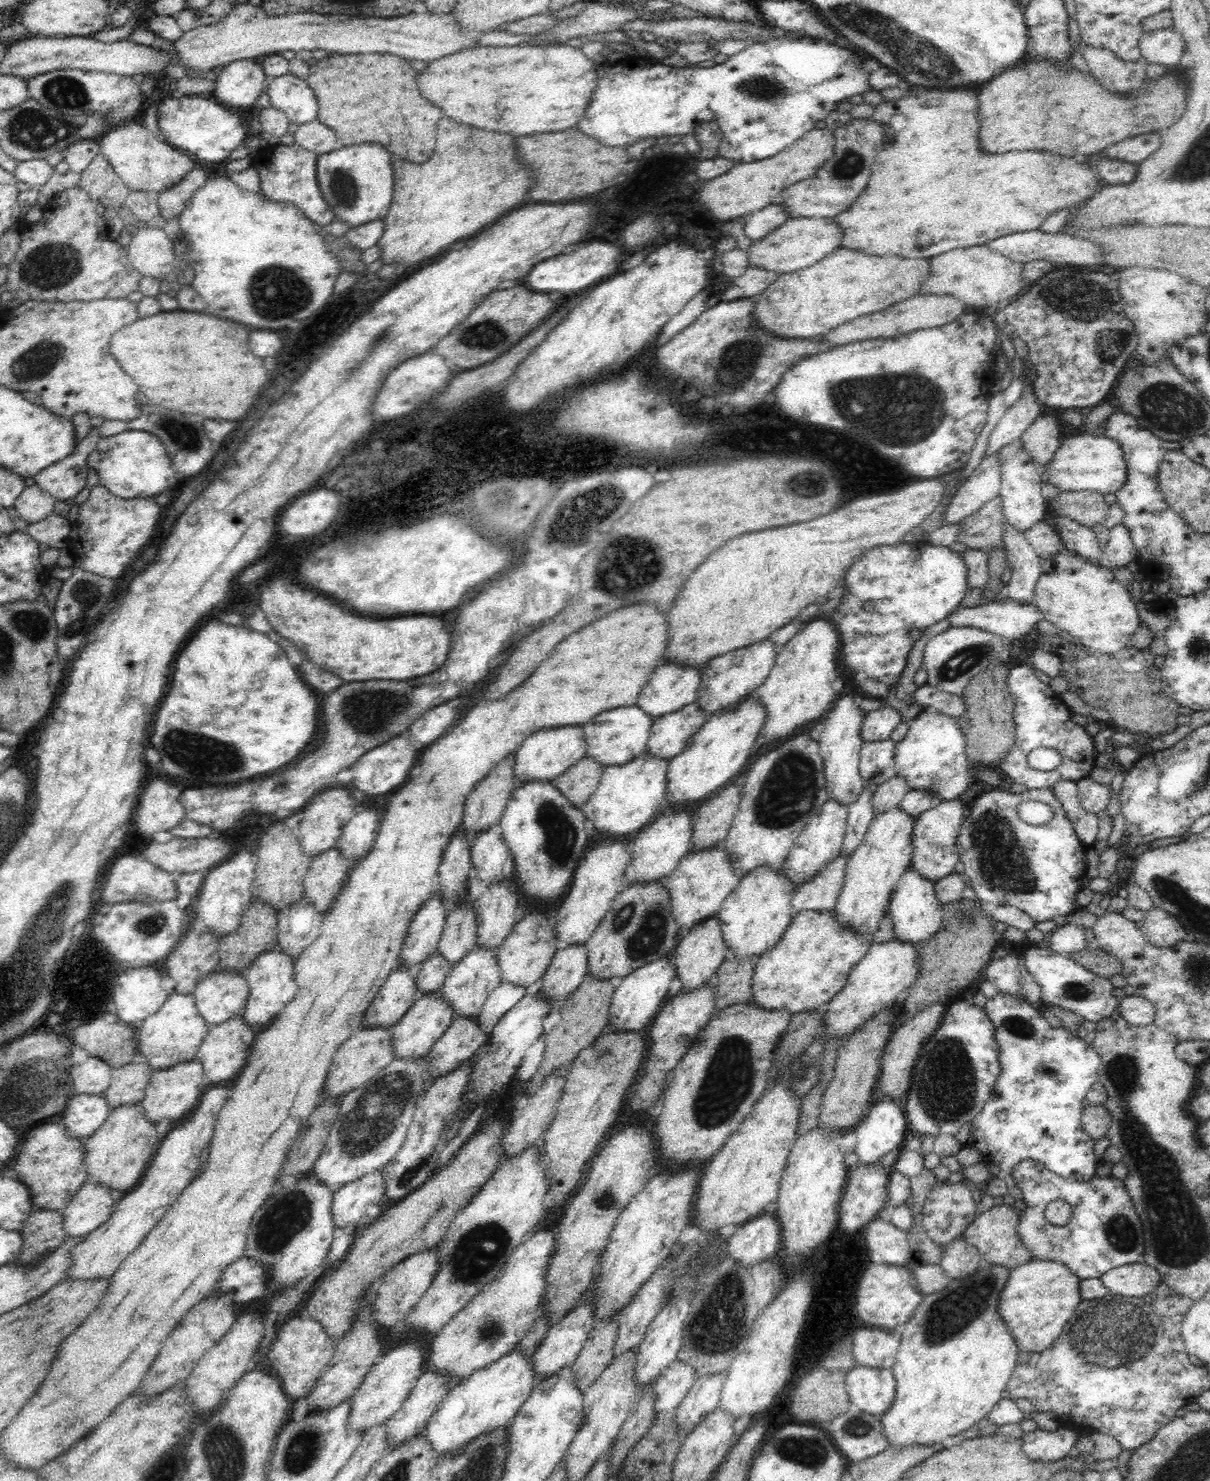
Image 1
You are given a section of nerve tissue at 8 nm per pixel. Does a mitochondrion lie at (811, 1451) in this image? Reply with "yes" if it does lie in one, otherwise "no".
yes

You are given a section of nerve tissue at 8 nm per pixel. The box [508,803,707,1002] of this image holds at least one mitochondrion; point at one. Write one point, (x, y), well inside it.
(644, 933)

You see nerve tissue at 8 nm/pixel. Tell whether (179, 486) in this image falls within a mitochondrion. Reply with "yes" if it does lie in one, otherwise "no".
no

